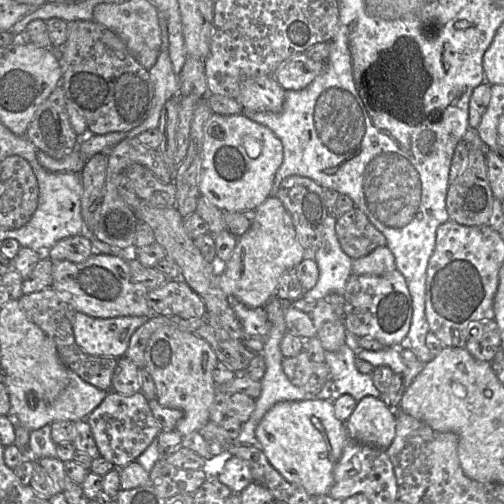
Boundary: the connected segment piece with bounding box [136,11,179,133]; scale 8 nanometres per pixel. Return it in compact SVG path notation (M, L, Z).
M158 11L159 25L161 29L162 44L155 65L148 71L153 83L154 97L153 108L149 117L136 129L138 133L143 130L158 128L161 111L165 103L179 94L179 78L173 71L169 57L168 25L165 14Z

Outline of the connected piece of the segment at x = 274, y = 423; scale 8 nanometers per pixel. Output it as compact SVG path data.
M314 398L282 401L274 404L263 416L255 430L256 438L269 463L291 484L302 487L312 495L329 495L334 484L334 468L346 444L346 423L336 417L332 400Z

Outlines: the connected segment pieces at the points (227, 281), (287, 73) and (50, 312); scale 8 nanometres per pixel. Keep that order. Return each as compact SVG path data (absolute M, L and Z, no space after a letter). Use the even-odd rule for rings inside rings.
M268 197L256 209L253 224L246 233L238 237L231 258L218 268L218 284L227 296L234 296L250 308L265 307L276 296L280 277L288 270L296 268L306 257L306 251L298 240L290 214L277 197Z
M299 53L284 60L272 76L285 91L299 91L312 83L324 69L325 61L316 61L306 53Z
M53 288L31 294L23 294L19 305L28 319L36 324L56 344L62 363L85 382L105 391L112 390L112 375L119 358L93 356L83 351L75 341L73 324L76 311L63 301Z

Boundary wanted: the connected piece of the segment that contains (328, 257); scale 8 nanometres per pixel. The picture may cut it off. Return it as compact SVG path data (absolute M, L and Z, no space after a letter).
M329 214L324 224L324 235L314 260L319 268L319 279L302 298L324 299L331 294L344 294L346 283L352 274L353 259L341 248L336 233L337 217Z

